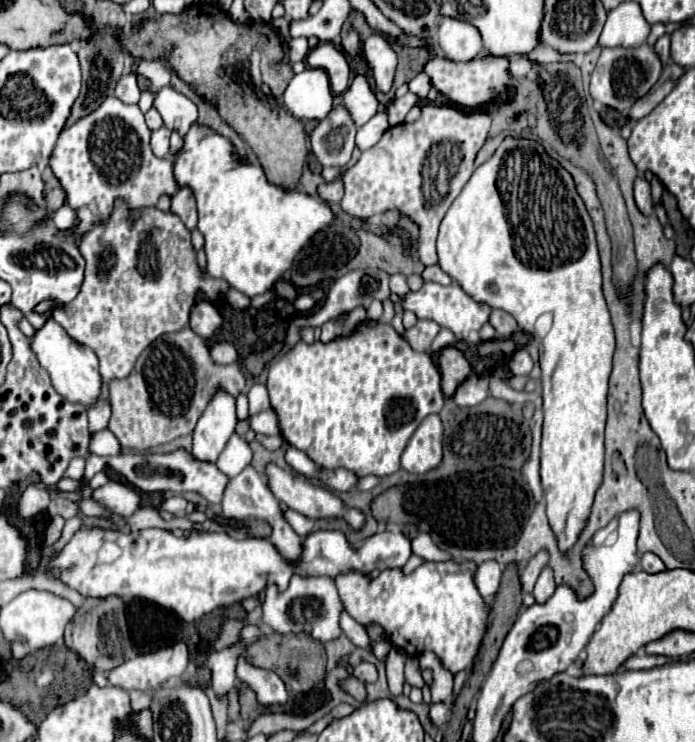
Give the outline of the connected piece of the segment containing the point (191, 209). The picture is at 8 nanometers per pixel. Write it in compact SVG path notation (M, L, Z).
M180 187L172 195L172 205L170 211L182 219L182 223L192 231L196 227L196 199L190 187Z

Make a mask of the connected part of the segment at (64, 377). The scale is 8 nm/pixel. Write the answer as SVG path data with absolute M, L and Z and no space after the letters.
M54 319L46 321L44 327L36 331L32 339L32 351L36 353L42 369L46 369L46 373L50 375L54 389L64 399L72 403L82 403L84 407L92 407L98 401L102 389L102 377L98 373L98 357L88 347L74 341L58 323L54 323Z

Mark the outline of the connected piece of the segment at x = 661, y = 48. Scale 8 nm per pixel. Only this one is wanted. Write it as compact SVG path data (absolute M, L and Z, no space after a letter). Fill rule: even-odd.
M662 35L656 45L654 45L654 51L656 55L662 59L662 65L666 65L668 57L670 57L670 35Z

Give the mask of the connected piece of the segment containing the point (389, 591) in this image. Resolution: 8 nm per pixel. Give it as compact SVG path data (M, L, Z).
M426 561L410 575L402 573L402 569L380 571L378 577L350 571L350 575L338 575L334 583L344 609L358 623L378 623L384 627L392 645L402 647L408 655L434 651L446 669L458 673L474 665L474 657L486 633L488 607L474 585L474 571L476 565L472 561Z

